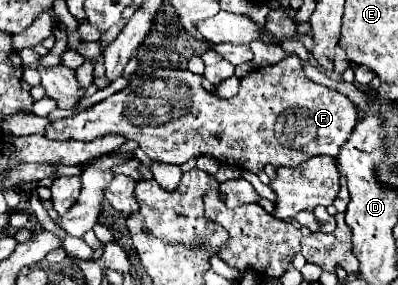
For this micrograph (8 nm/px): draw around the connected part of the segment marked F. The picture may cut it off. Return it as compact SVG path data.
M288 54L284 60L272 66L262 66L252 70L240 82L240 92L228 100L218 98L208 90L204 90L202 80L204 80L202 74L194 74L190 70L180 70L180 68L154 70L150 74L132 80L124 90L112 94L104 102L98 102L82 110L80 114L64 120L54 120L48 126L46 136L54 140L94 140L106 134L118 134L136 140L152 160L184 164L192 156L210 154L226 166L234 168L238 166L240 170L260 174L266 164L280 168L280 166L302 164L304 160L318 154L338 156L348 136L352 134L352 128L358 122L356 104L348 96L312 82L304 74L304 66L298 54Z

